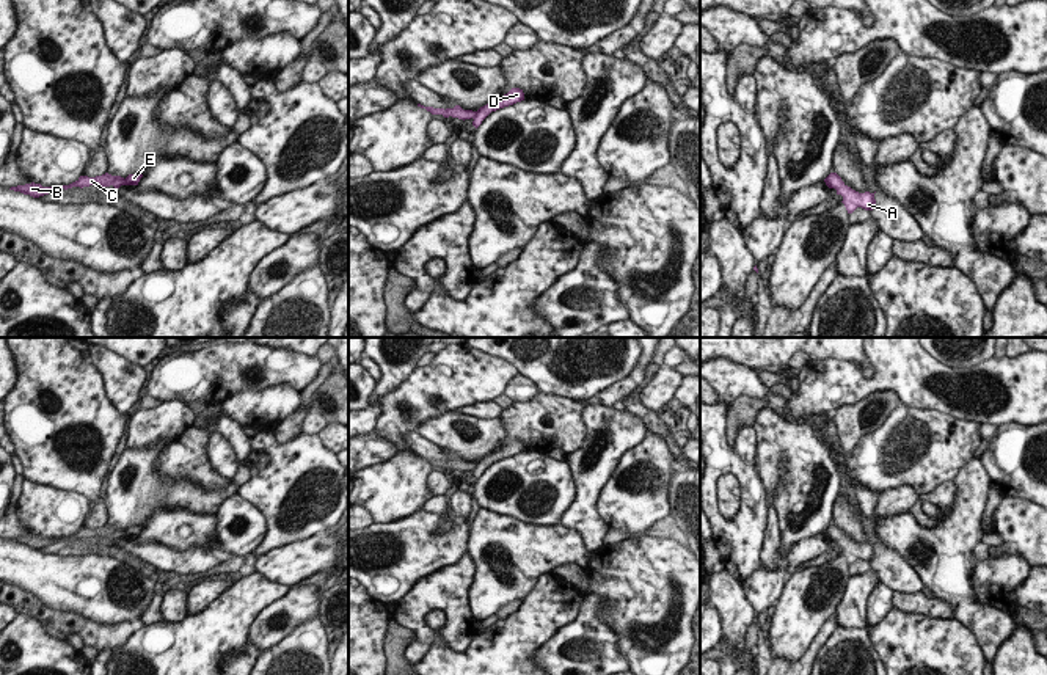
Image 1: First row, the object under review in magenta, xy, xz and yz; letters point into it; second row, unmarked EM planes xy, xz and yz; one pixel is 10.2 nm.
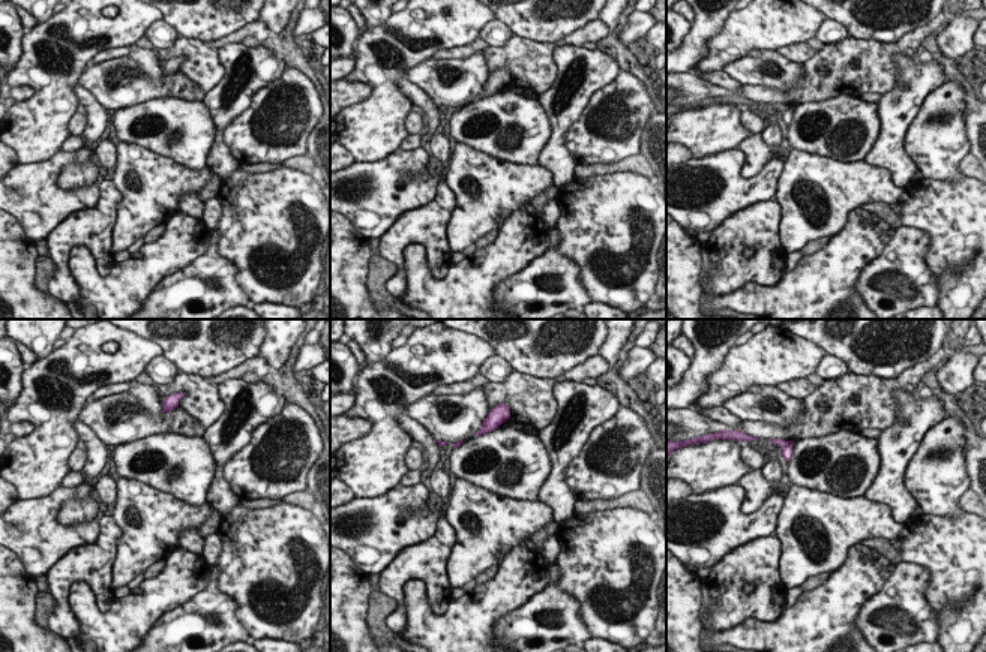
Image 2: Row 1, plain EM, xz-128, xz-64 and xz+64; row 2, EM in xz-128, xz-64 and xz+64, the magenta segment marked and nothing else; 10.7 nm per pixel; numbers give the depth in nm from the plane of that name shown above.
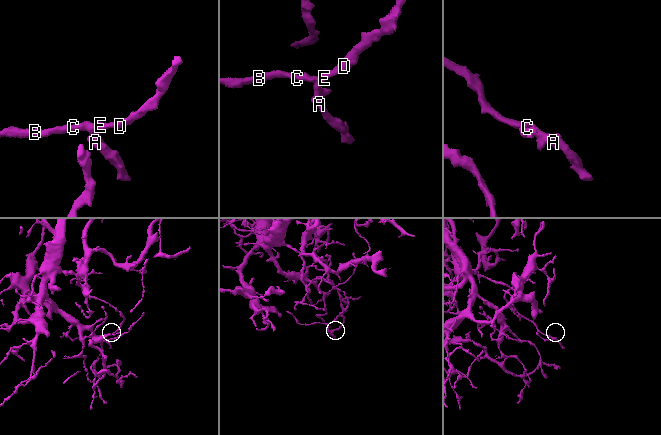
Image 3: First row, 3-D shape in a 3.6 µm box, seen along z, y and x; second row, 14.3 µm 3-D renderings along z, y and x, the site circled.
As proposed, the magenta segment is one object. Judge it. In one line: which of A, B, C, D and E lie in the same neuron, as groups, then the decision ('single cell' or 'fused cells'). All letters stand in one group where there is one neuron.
groups A D E / B C; fused cells

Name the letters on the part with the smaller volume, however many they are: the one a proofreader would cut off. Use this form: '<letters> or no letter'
B, C

